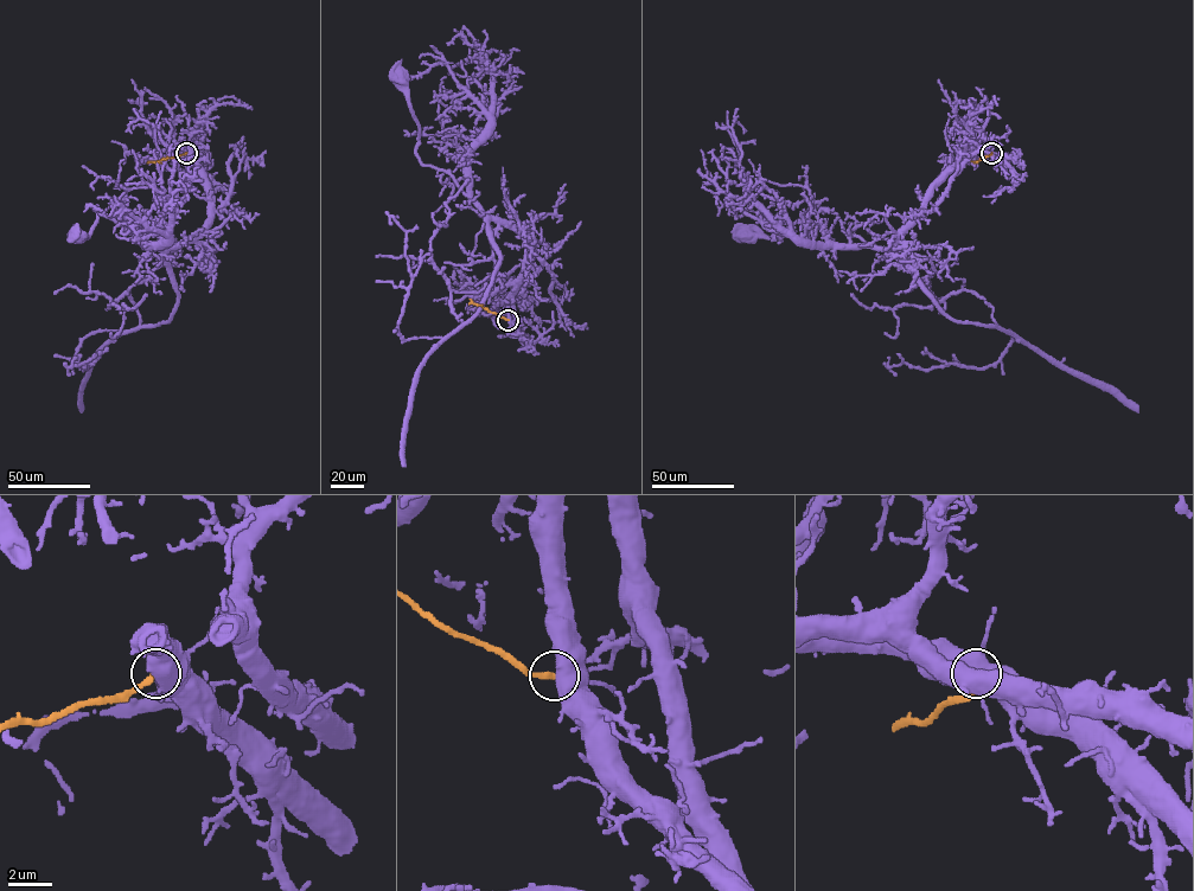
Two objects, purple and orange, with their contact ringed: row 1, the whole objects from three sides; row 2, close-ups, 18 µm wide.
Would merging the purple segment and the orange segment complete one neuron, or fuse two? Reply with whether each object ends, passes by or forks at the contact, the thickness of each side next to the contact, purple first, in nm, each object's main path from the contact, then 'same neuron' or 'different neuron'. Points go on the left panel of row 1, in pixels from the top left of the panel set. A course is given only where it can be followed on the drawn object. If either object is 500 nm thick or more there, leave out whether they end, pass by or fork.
750 nm thick on the purple side, 260 nm on the other; purple runs (186, 153), (208, 193), (200, 231), (148, 248), (96, 206), (87, 237), (72, 234); orange runs (186, 153), (147, 162); different neuron

